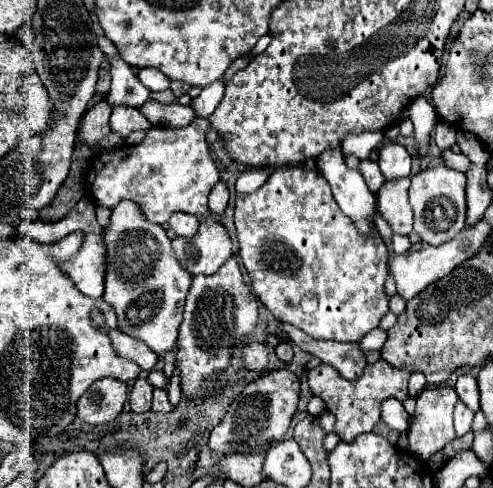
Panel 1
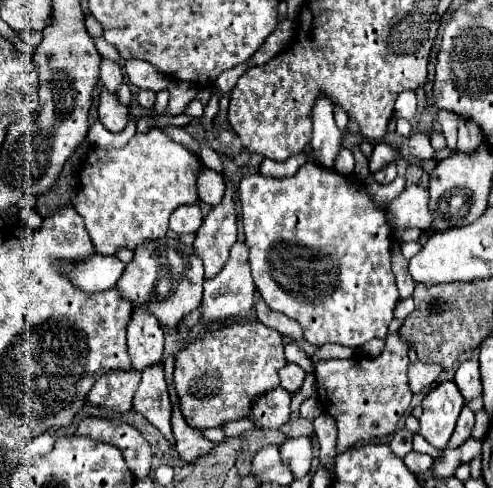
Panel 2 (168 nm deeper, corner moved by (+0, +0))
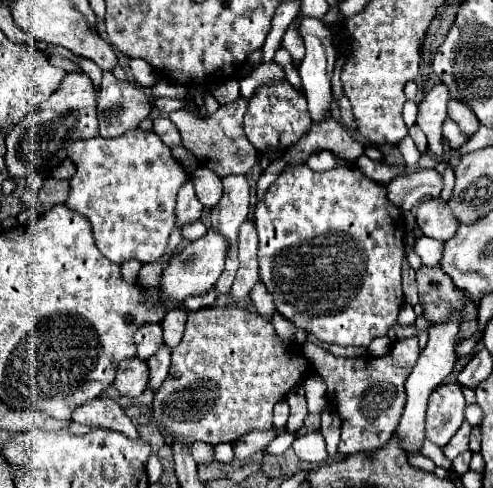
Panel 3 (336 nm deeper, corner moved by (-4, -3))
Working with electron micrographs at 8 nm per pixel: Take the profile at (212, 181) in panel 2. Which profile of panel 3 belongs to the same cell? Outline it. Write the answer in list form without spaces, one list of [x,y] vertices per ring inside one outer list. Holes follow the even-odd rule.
[[[198,167],[192,173],[192,181],[196,187],[196,195],[204,207],[214,207],[222,197],[222,181],[214,171],[208,167]]]

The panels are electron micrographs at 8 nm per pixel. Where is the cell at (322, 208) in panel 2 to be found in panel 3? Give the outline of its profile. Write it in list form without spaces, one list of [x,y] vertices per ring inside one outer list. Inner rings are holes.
[[[348,163],[348,165],[340,165],[328,171],[312,171],[306,165],[290,165],[286,167],[278,179],[270,185],[266,197],[262,201],[258,201],[256,209],[254,209],[254,223],[258,229],[258,237],[260,237],[260,249],[258,249],[258,261],[260,261],[260,279],[266,285],[266,289],[272,293],[274,297],[274,305],[276,309],[296,327],[304,329],[306,333],[326,341],[326,343],[340,343],[340,345],[358,345],[358,347],[368,347],[372,343],[372,339],[376,337],[384,337],[390,329],[390,325],[396,321],[402,305],[404,305],[404,295],[402,295],[402,263],[404,263],[404,237],[406,237],[406,227],[402,227],[402,211],[390,203],[390,199],[386,197],[388,191],[384,185],[374,183],[372,179],[368,179],[358,165]]]

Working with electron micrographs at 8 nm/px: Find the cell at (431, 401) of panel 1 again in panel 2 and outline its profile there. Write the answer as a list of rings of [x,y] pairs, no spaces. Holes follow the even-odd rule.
[[[442,382],[432,388],[422,400],[424,412],[420,416],[420,436],[424,436],[424,440],[434,448],[444,450],[454,432],[462,406],[464,398],[454,382]]]

